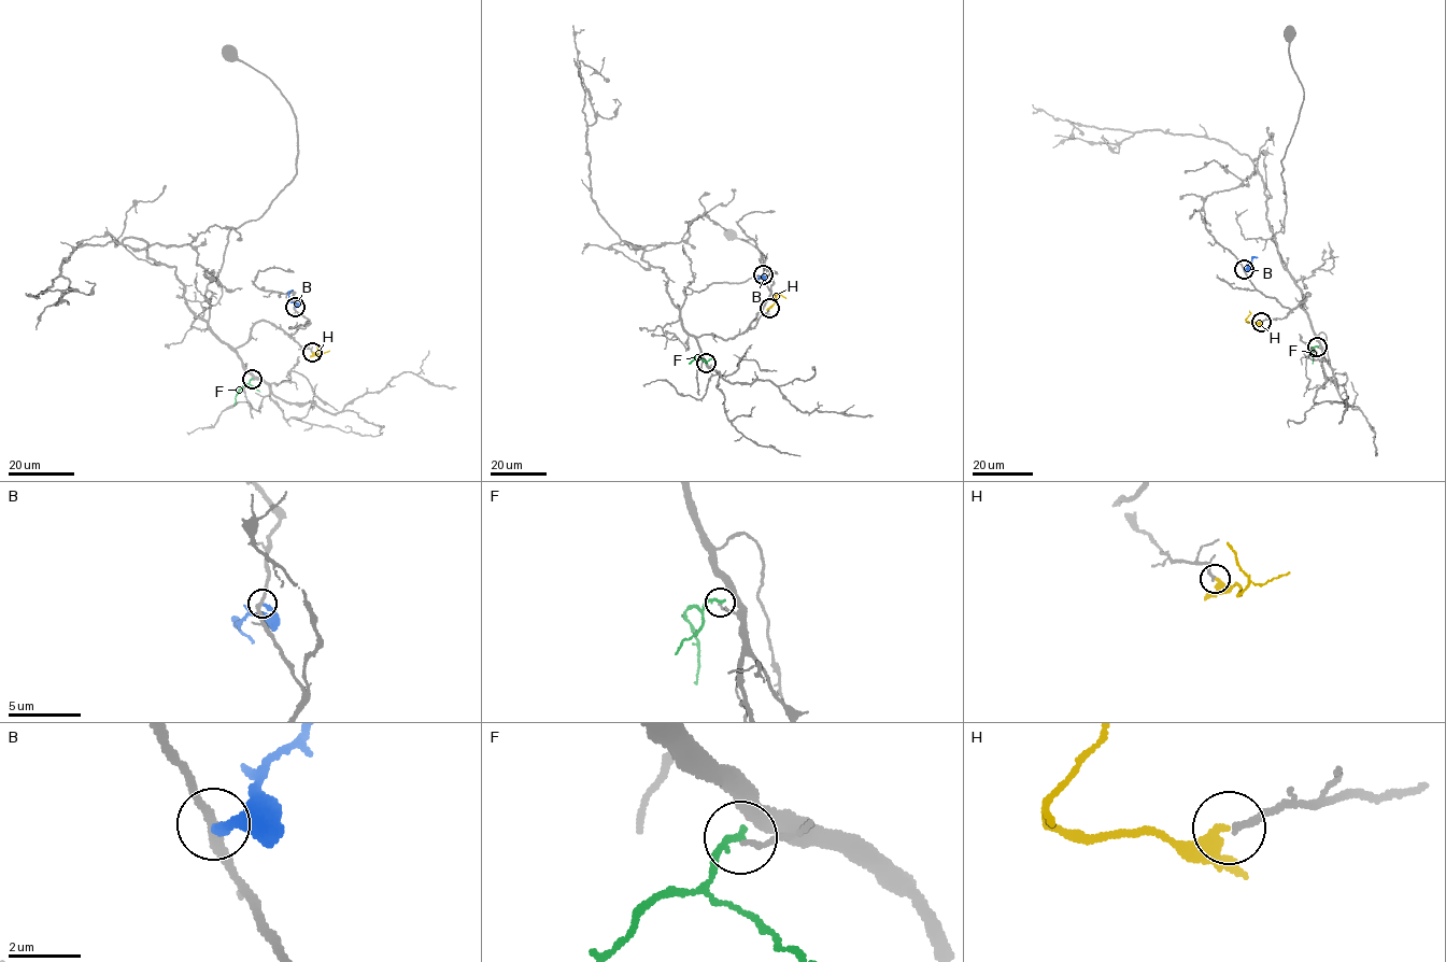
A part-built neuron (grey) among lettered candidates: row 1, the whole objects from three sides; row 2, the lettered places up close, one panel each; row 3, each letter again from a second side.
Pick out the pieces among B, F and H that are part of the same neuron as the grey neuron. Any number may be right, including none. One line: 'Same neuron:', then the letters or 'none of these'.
Same neuron: H

